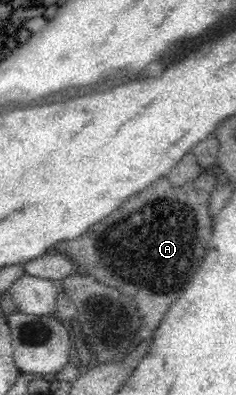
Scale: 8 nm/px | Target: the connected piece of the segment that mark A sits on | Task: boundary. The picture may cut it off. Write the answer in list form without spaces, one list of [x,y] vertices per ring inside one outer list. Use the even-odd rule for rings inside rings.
[[[204,171],[200,179],[180,188],[175,188],[165,177],[127,198],[107,219],[91,226],[75,241],[65,242],[68,250],[63,256],[73,261],[75,270],[97,280],[100,284],[133,297],[133,301],[137,303],[141,311],[141,329],[138,329],[137,335],[134,335],[133,347],[144,339],[153,337],[154,331],[160,326],[170,305],[183,293],[185,286],[191,281],[191,276],[199,269],[201,259],[205,257],[205,245],[211,239],[211,227],[213,227],[207,205],[216,183],[215,177],[209,172]]]

